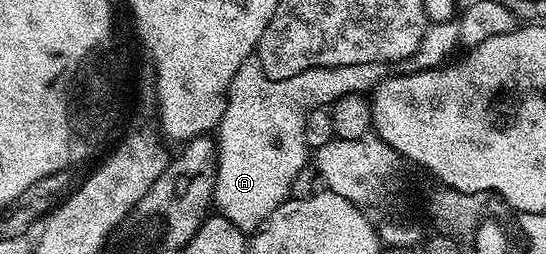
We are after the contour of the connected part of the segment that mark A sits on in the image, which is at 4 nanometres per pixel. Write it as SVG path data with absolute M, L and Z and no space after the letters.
M256 57L248 58L244 61L244 65L240 65L240 69L236 73L236 77L232 77L232 85L230 86L230 97L226 101L224 109L224 117L219 121L216 128L216 142L218 144L218 172L216 173L216 185L214 186L213 206L216 208L217 214L223 215L228 221L232 221L232 225L236 225L243 233L253 233L265 221L274 210L279 207L286 199L291 198L294 182L298 179L298 174L306 167L306 154L308 148L306 146L306 138L304 137L304 129L306 128L306 118L310 116L310 112L317 107L326 107L332 105L340 97L345 95L356 95L359 93L373 92L374 88L387 78L388 67L385 63L365 63L364 65L340 65L339 67L317 67L316 69L304 69L304 73L296 73L296 77L288 77L287 79L269 79L264 73L264 69L260 65L260 61Z

